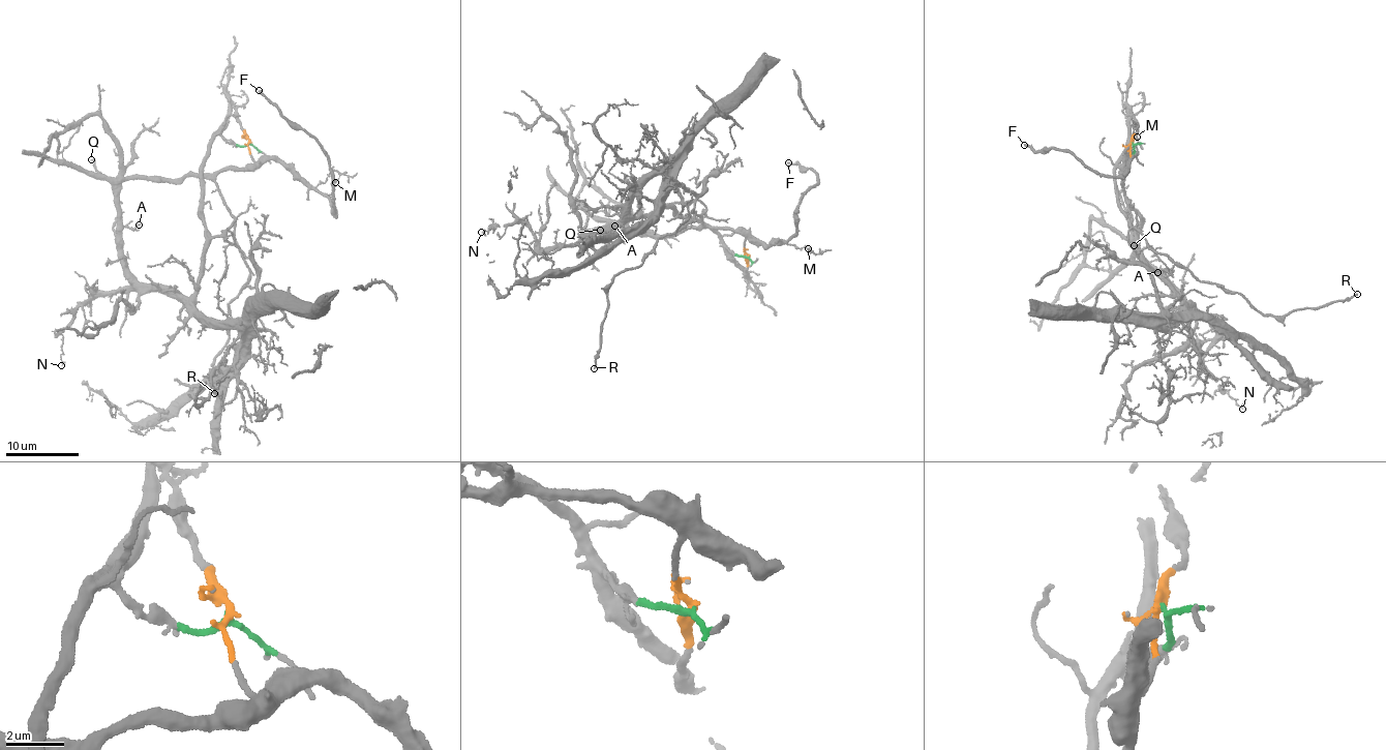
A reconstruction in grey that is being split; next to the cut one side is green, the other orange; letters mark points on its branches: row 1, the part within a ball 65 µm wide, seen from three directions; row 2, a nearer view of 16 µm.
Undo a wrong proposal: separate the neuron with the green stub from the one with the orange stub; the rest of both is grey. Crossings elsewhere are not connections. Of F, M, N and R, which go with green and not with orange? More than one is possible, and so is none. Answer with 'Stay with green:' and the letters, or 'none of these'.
Stay with green: N

